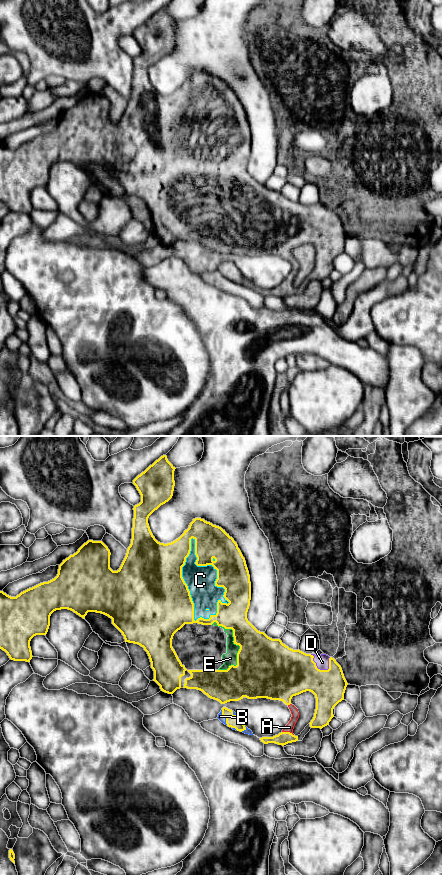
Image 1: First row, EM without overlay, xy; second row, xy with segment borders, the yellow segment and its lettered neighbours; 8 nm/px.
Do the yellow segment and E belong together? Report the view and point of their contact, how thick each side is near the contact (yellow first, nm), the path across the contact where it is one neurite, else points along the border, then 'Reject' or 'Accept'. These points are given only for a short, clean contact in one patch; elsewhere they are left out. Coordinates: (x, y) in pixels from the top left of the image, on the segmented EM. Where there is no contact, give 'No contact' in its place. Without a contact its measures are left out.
Touches yellow at xy (236, 644). Thickness 400 nm (yellow) against 110 nm. Accept

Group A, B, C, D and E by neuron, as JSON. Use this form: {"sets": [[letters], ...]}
{"sets": [["A", "B", "C", "D", "E"]]}

